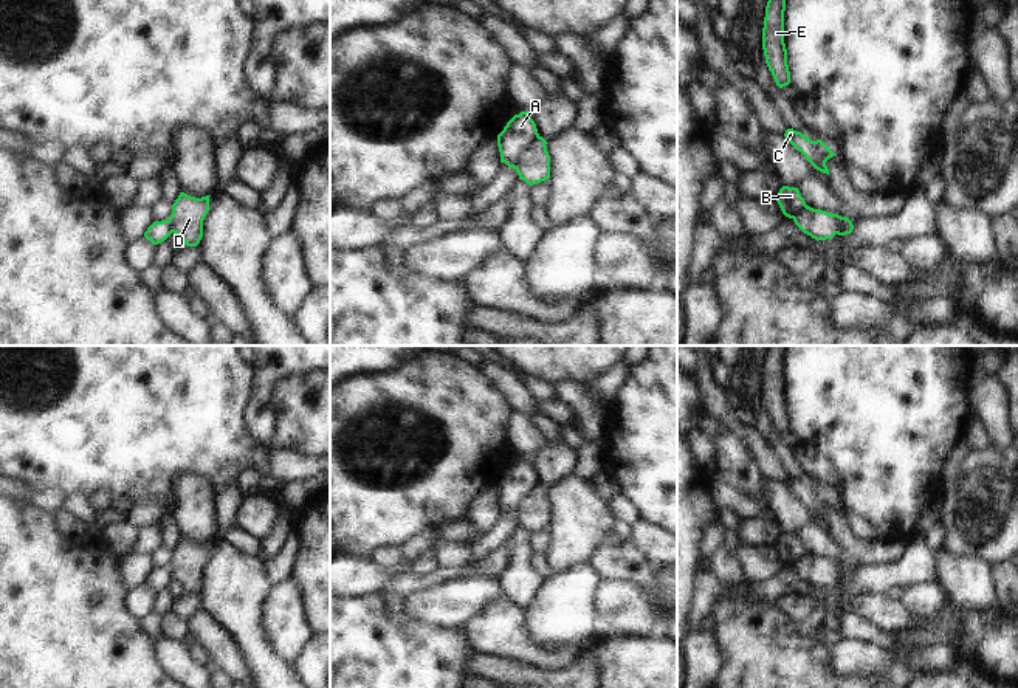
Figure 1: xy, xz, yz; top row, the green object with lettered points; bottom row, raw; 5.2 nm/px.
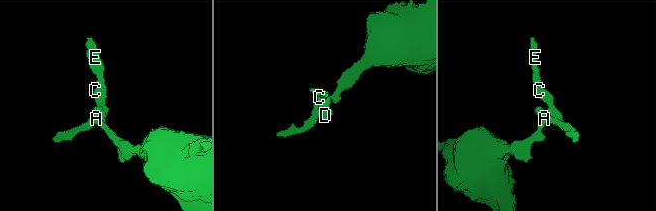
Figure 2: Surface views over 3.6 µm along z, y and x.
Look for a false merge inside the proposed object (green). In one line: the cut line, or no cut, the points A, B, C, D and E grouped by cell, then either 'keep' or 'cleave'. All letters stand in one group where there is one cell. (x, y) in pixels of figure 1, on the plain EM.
cut xz (538, 482), (518, 502), (515, 515); groups A / B C D E; cleave

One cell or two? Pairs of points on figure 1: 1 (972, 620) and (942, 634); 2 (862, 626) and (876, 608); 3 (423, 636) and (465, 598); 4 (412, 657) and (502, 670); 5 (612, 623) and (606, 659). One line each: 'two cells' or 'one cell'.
1: two cells
2: two cells
3: two cells
4: two cells
5: two cells

